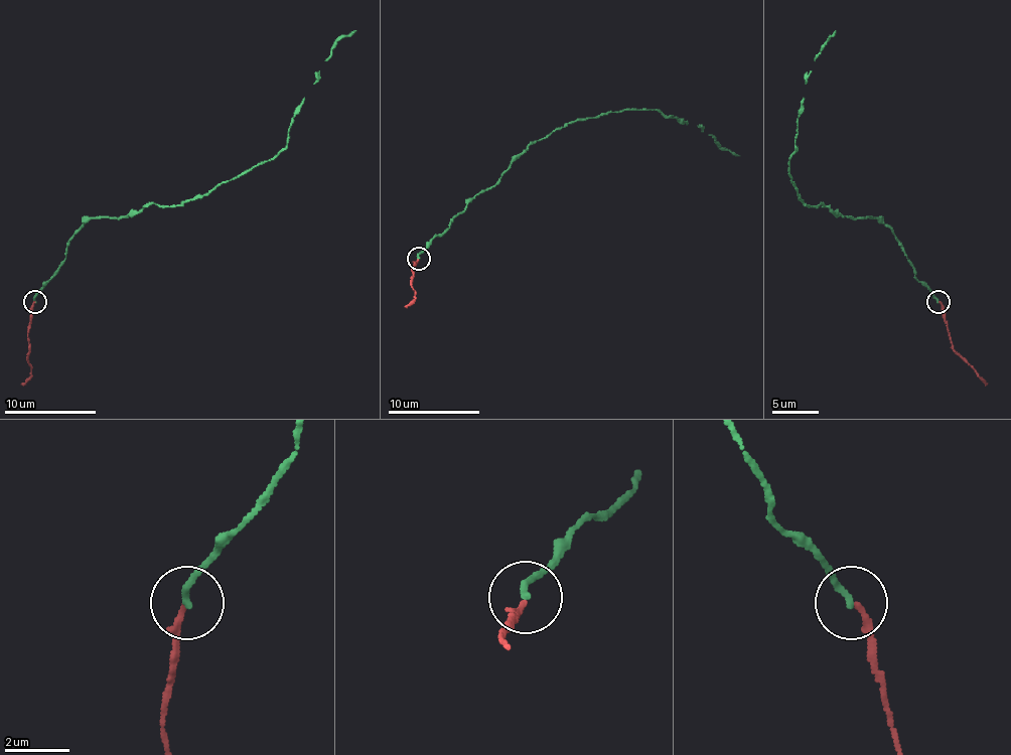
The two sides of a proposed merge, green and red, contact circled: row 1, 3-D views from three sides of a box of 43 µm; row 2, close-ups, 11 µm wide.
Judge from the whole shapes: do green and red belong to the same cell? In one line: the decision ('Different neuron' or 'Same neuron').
Same neuron

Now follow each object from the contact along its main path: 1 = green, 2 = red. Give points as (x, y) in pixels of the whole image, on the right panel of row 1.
1: (937, 301), (877, 217), (836, 215), (797, 194), (789, 160), (806, 78), (836, 31)
2: (940, 301), (951, 346), (986, 384)

